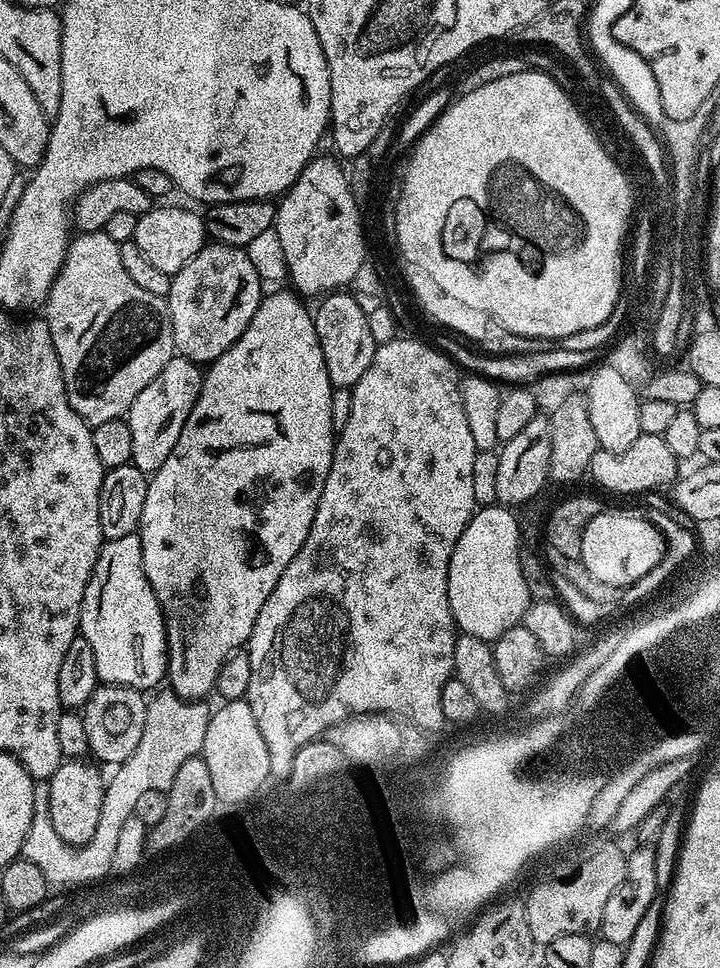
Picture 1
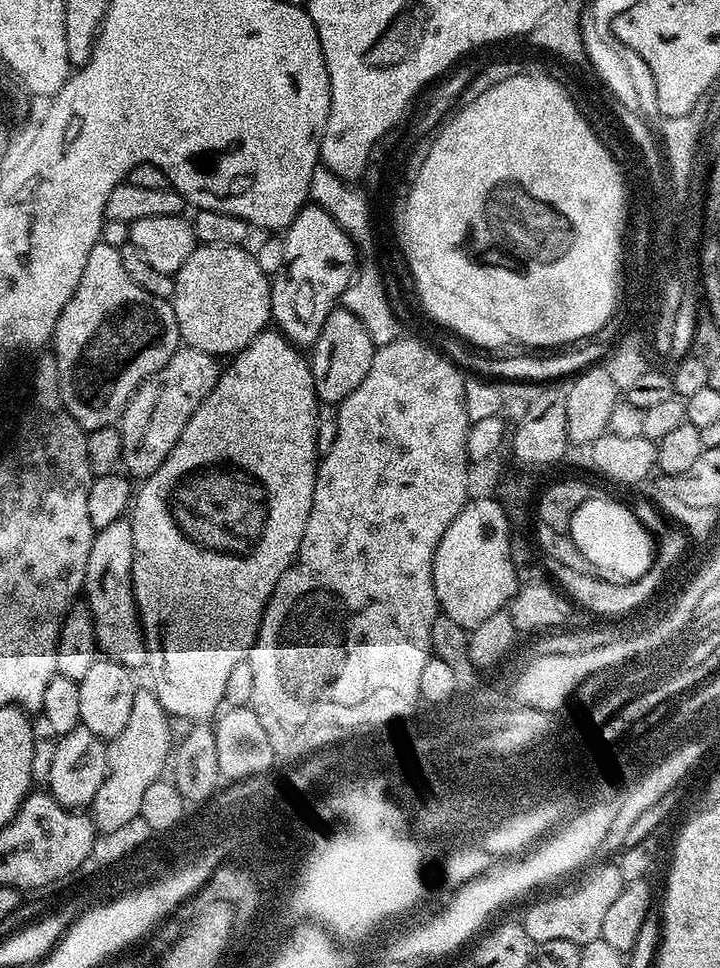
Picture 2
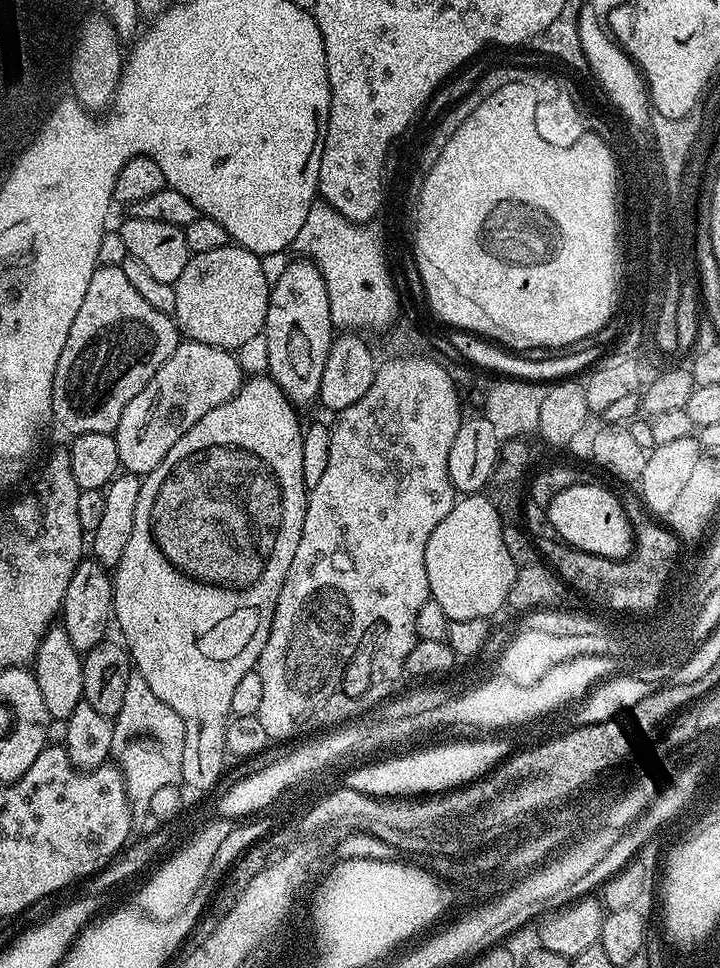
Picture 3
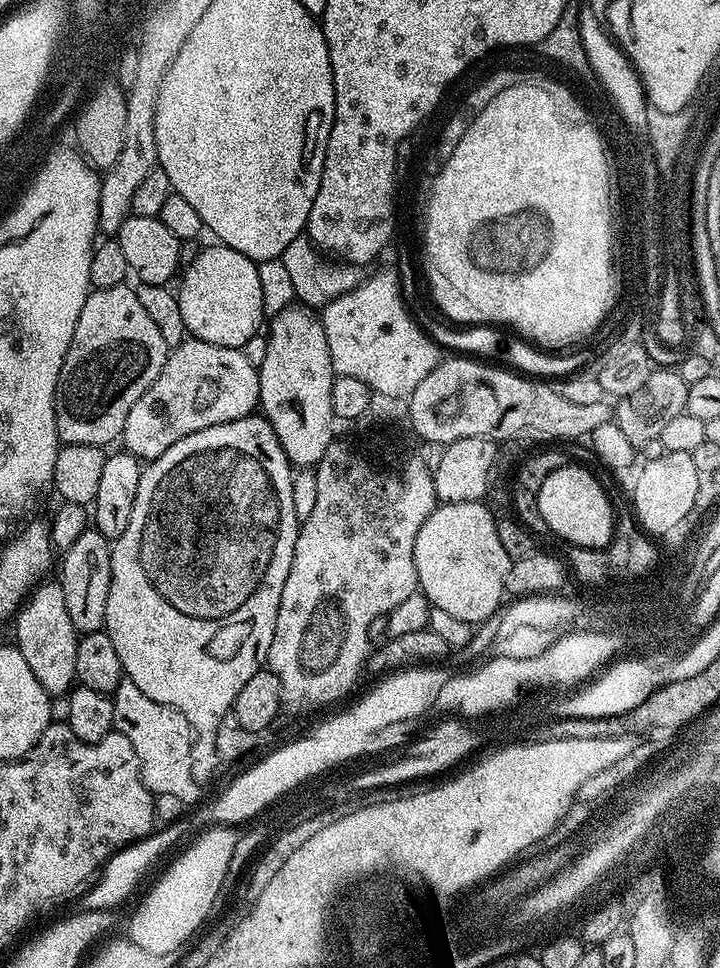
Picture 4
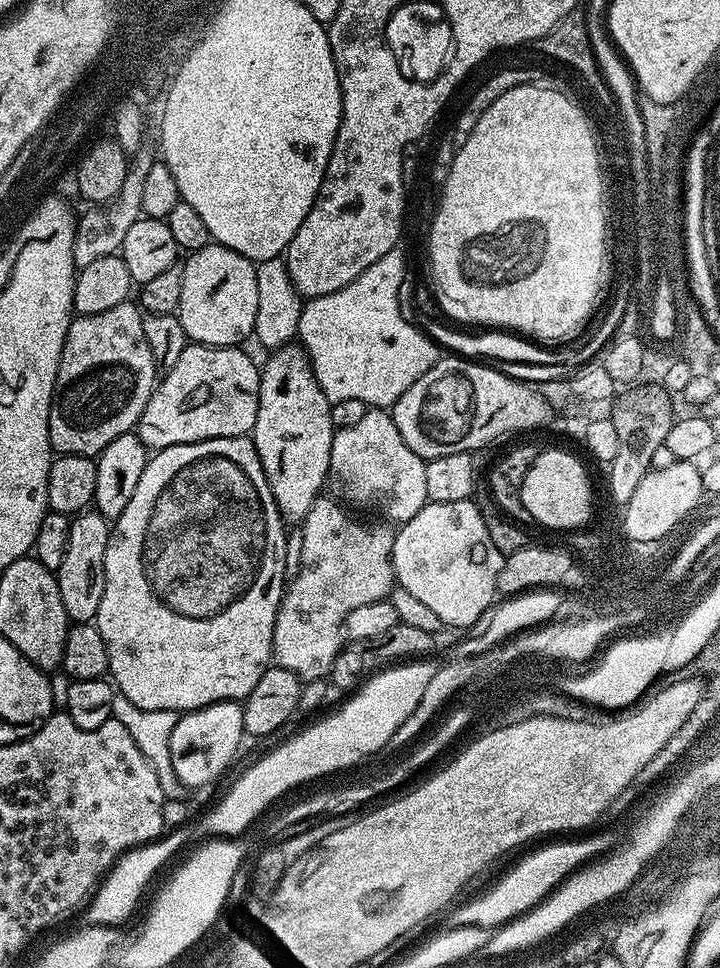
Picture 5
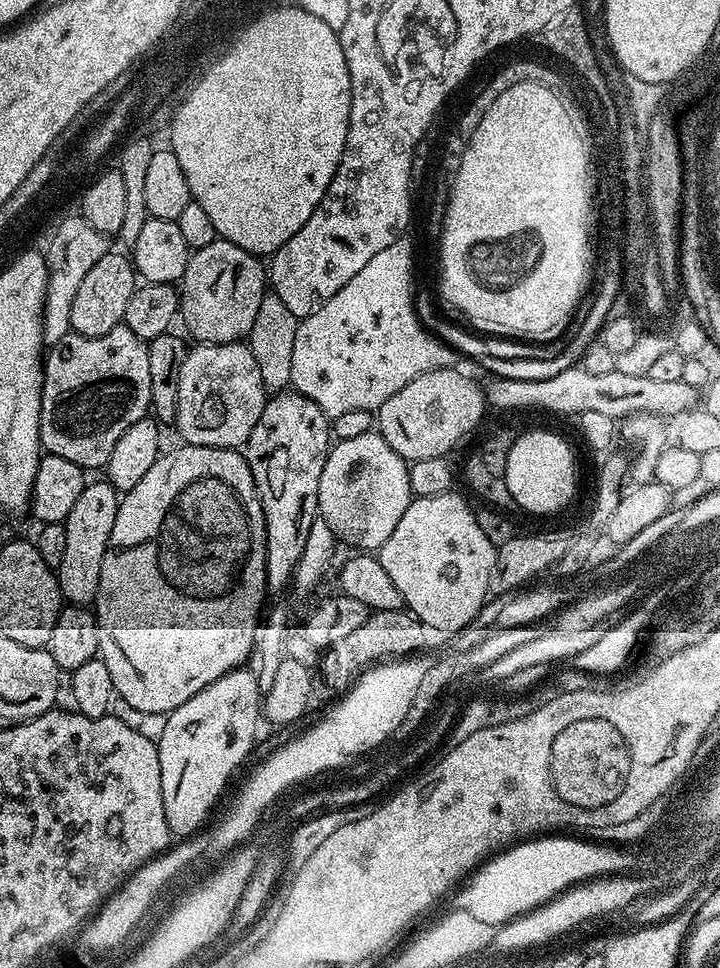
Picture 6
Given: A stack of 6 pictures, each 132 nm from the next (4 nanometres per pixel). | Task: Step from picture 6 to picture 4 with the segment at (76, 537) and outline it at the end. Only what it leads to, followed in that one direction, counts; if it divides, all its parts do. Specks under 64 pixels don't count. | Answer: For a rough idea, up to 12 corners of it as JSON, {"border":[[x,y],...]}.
{"border":[[89,530],[63,549],[58,583],[80,634],[101,631],[112,544]]}

